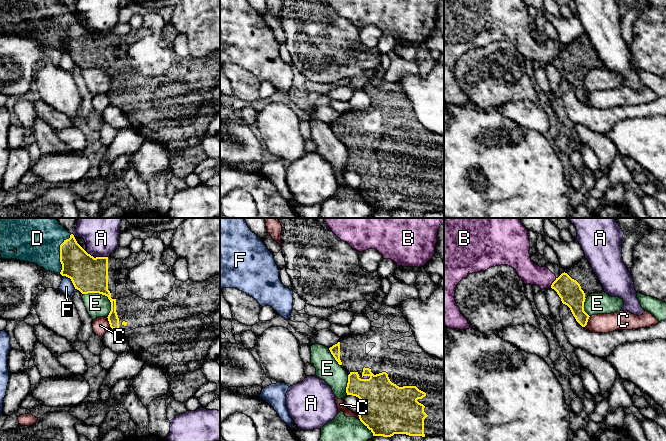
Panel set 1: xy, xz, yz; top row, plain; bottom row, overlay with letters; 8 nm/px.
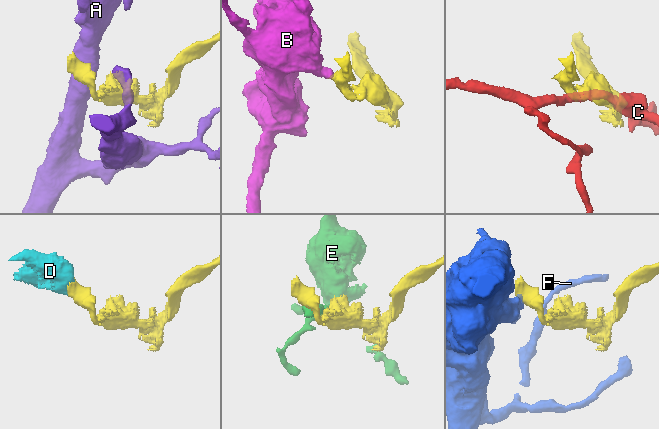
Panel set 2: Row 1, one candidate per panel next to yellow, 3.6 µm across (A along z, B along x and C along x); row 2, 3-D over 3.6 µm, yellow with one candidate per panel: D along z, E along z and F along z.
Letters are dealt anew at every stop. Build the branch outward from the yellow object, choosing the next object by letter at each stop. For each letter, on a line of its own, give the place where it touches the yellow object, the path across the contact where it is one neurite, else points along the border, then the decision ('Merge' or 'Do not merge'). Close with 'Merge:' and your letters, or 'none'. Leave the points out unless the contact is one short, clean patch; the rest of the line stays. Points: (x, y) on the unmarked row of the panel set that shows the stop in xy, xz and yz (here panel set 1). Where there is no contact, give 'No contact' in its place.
A: Touches yellow at xy (96, 33). Do not merge
B: Touches yellow at yz (553, 58). Boundary: yz (556, 54), (550, 62). Do not merge
C: Touches yellow at yz (587, 97). Do not merge
D: Touches yellow at xy (60, 29). Path across: xy (85, 47), (60, 29), (49, 21), (36, 19). Merge
E: Touches yellow at xy (105, 71). Do not merge
F: Touches yellow at xy (71, 56). Boundary: xy (63, 51), (70, 55), (75, 64). Do not merge
Merge: D

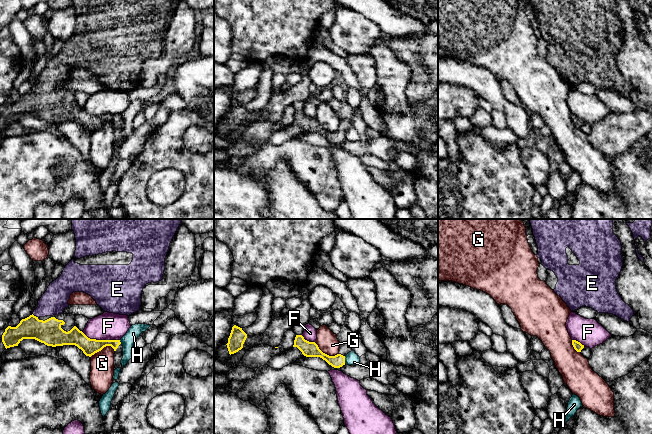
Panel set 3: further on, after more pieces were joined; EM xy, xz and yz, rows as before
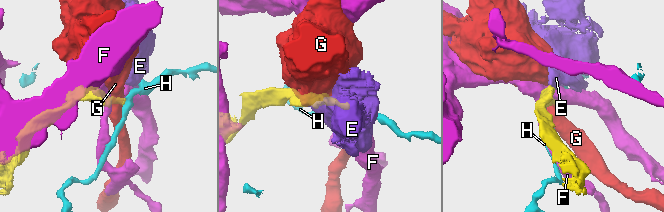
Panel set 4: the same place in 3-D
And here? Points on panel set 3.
E: Touches yellow at xy (35, 92). Merge
F: Touches yellow at xy (101, 116). Do not merge
G: Touches yellow at xz (326, 130). Boundary: xz (314, 118), (323, 128), (329, 131), (338, 130). Do not merge
H: Touches yellow at xz (344, 136). Boundary: xz (344, 132), (345, 139). Do not merge
Merge: E

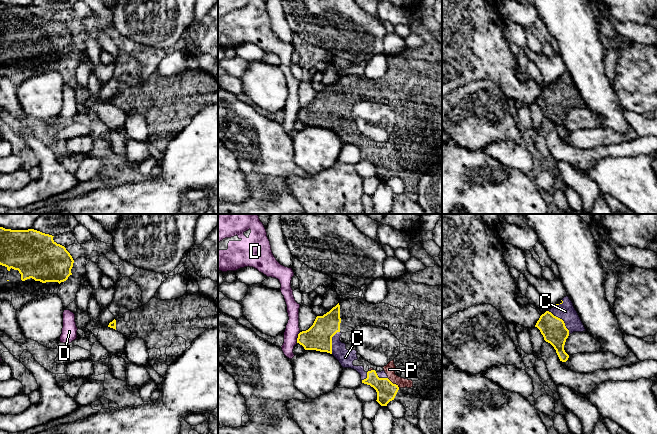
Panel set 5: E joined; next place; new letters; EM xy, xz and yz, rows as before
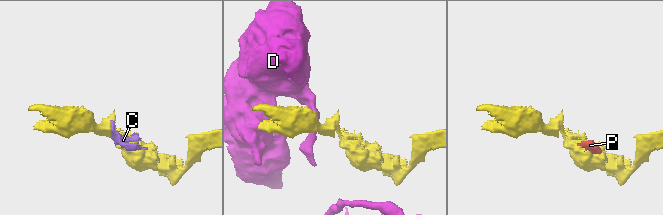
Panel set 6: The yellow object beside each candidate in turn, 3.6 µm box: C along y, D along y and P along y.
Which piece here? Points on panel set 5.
C: Touches yellow at yz (562, 96). Merge
D: Touches yellow at xz (298, 113). Boundary: xz (300, 108), (296, 118). Do not merge
P: Touches yellow at xz (392, 159). Merge
Merge: C, P

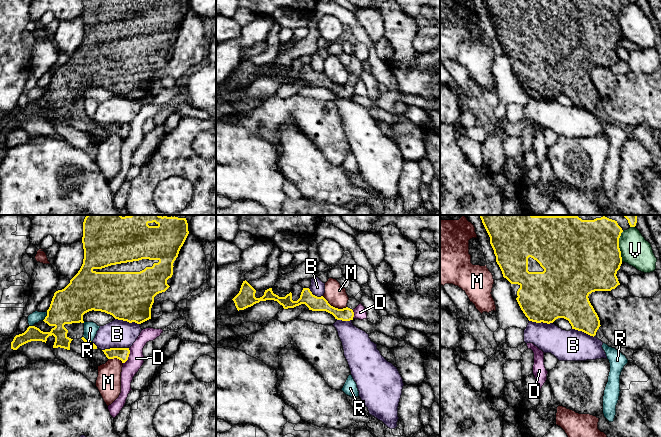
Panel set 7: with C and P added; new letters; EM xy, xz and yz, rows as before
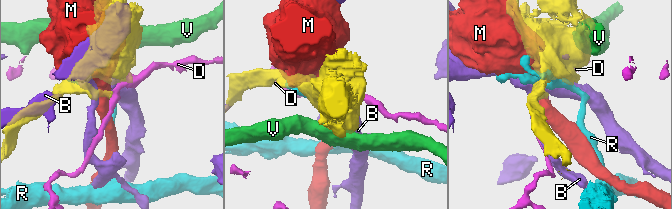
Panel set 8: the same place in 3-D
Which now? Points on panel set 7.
B: Touches yellow at xy (115, 124). Do not merge
D: Touches yellow at xy (128, 132). Boundary: xy (129, 124), (129, 132), (123, 139). Do not merge
M: Touches yellow at xz (334, 83). Do not merge
R: Touches yellow at xy (87, 116). Do not merge
V: Touches yellow at yz (618, 22). Do not merge
Merge: none

